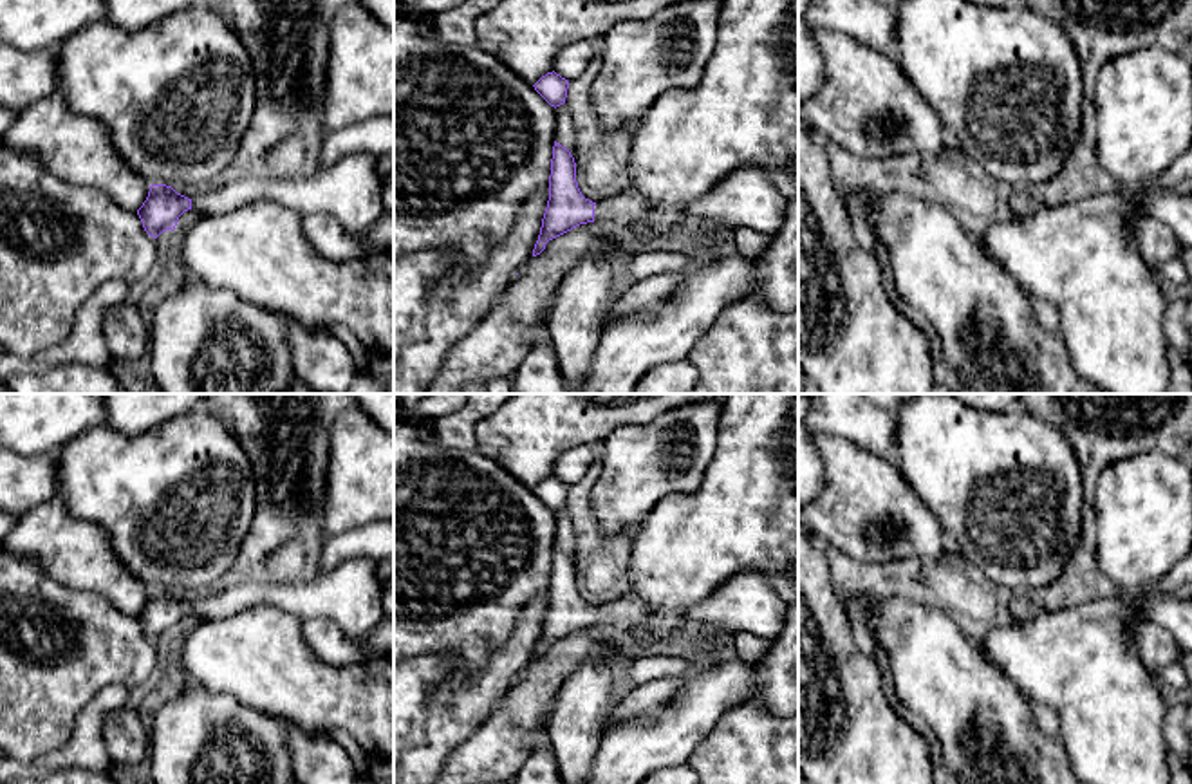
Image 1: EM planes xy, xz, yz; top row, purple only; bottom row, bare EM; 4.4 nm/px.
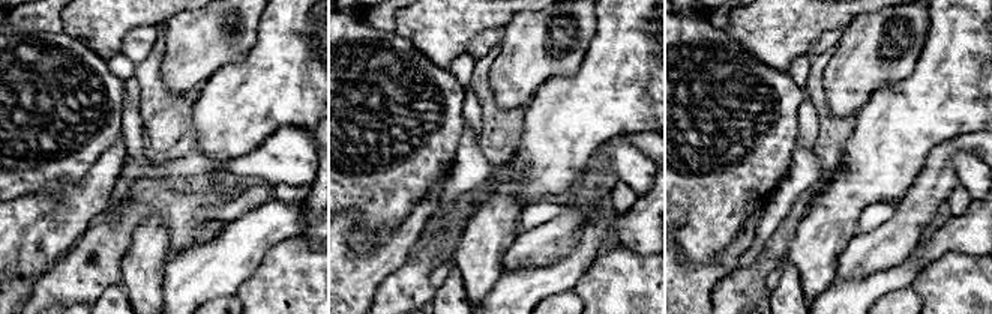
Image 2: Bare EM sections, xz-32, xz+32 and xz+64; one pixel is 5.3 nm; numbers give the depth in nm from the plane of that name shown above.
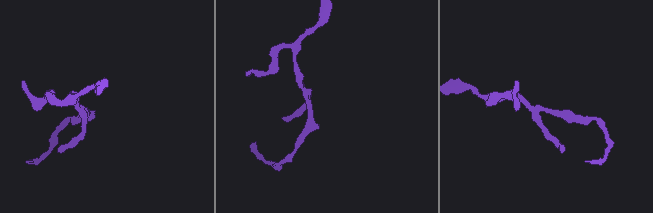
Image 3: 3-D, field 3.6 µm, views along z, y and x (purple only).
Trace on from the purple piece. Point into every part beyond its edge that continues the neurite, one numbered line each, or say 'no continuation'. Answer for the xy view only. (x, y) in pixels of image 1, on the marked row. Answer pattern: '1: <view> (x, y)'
1: xy (351, 190)

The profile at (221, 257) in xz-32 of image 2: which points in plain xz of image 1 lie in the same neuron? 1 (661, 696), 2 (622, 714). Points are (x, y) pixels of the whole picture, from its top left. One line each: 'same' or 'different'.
1: different
2: different

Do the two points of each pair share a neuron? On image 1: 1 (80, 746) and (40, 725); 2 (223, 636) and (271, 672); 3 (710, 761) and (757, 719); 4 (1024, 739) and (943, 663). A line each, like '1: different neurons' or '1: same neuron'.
1: different neurons
2: same neuron
3: same neuron
4: same neuron

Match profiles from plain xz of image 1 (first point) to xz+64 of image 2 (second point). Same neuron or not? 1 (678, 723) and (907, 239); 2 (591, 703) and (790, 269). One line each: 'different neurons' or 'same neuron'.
1: different neurons
2: different neurons

